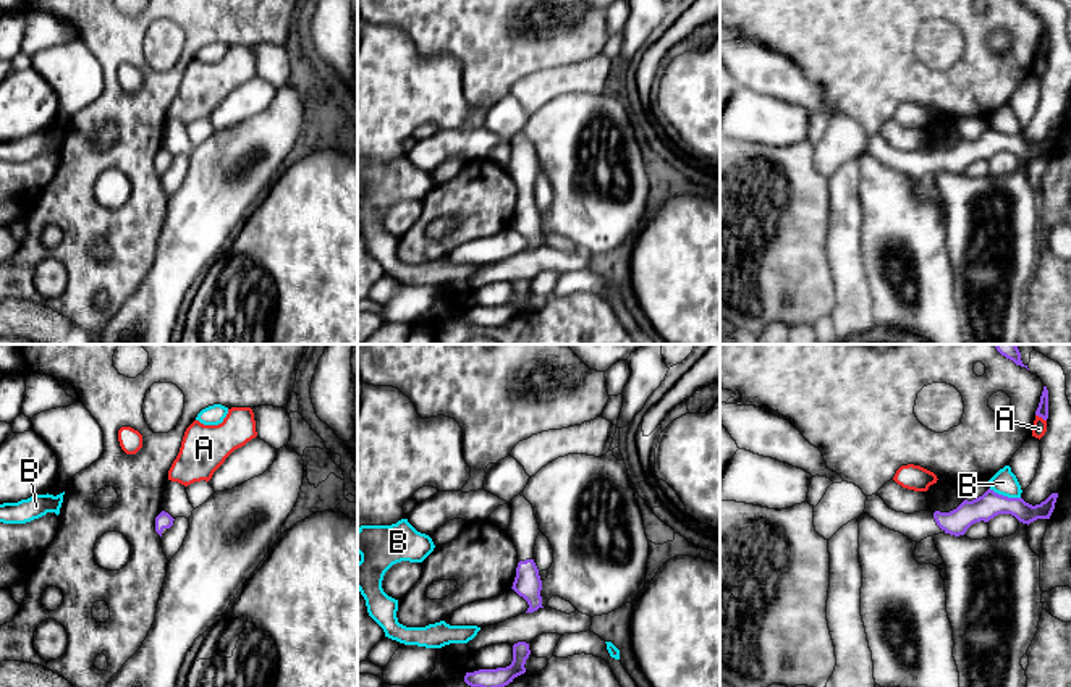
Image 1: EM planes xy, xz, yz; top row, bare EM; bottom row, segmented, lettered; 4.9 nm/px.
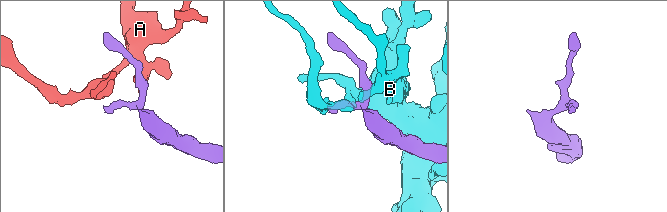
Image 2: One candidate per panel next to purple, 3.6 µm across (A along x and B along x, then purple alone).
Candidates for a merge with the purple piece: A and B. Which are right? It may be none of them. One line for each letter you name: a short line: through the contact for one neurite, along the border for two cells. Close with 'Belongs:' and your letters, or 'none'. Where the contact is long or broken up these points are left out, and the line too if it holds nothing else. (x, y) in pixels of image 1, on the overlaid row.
Belongs: none

